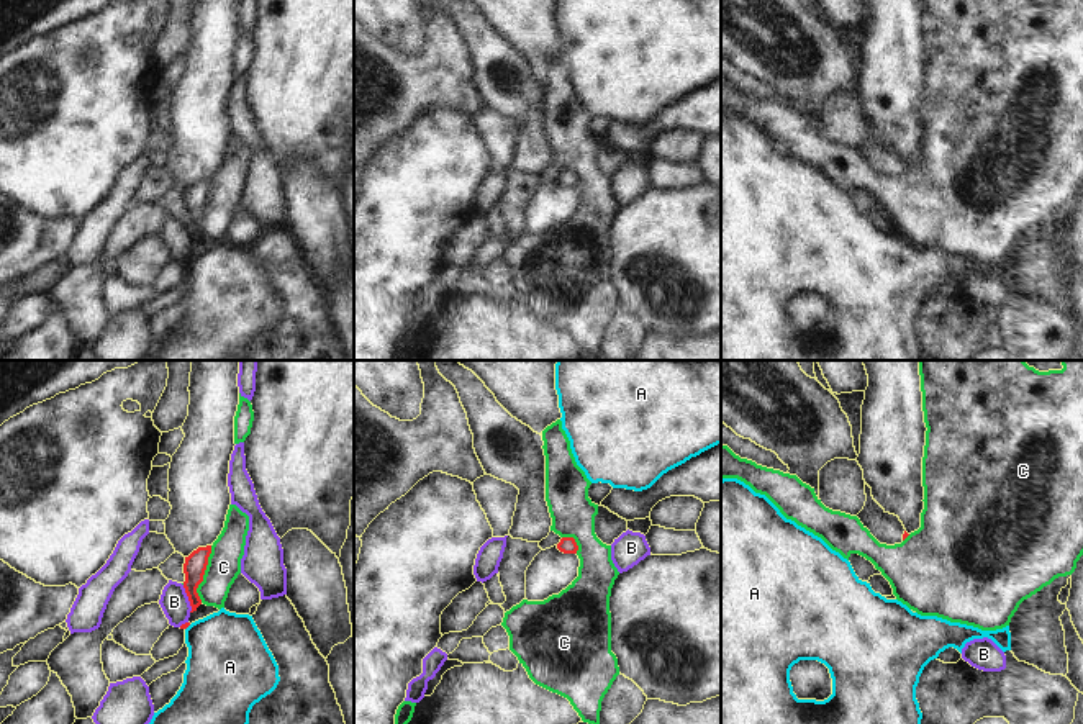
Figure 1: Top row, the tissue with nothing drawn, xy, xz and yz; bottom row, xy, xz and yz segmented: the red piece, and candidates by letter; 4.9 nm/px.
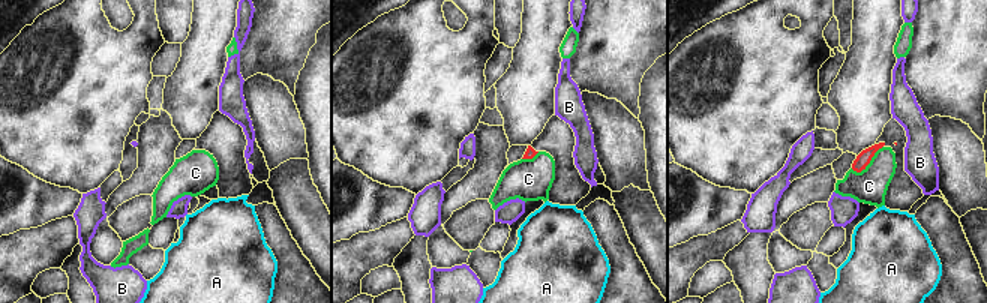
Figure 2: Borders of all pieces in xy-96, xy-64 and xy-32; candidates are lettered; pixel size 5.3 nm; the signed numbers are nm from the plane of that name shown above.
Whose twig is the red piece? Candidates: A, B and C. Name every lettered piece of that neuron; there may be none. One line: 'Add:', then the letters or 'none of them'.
Add: none of them.

